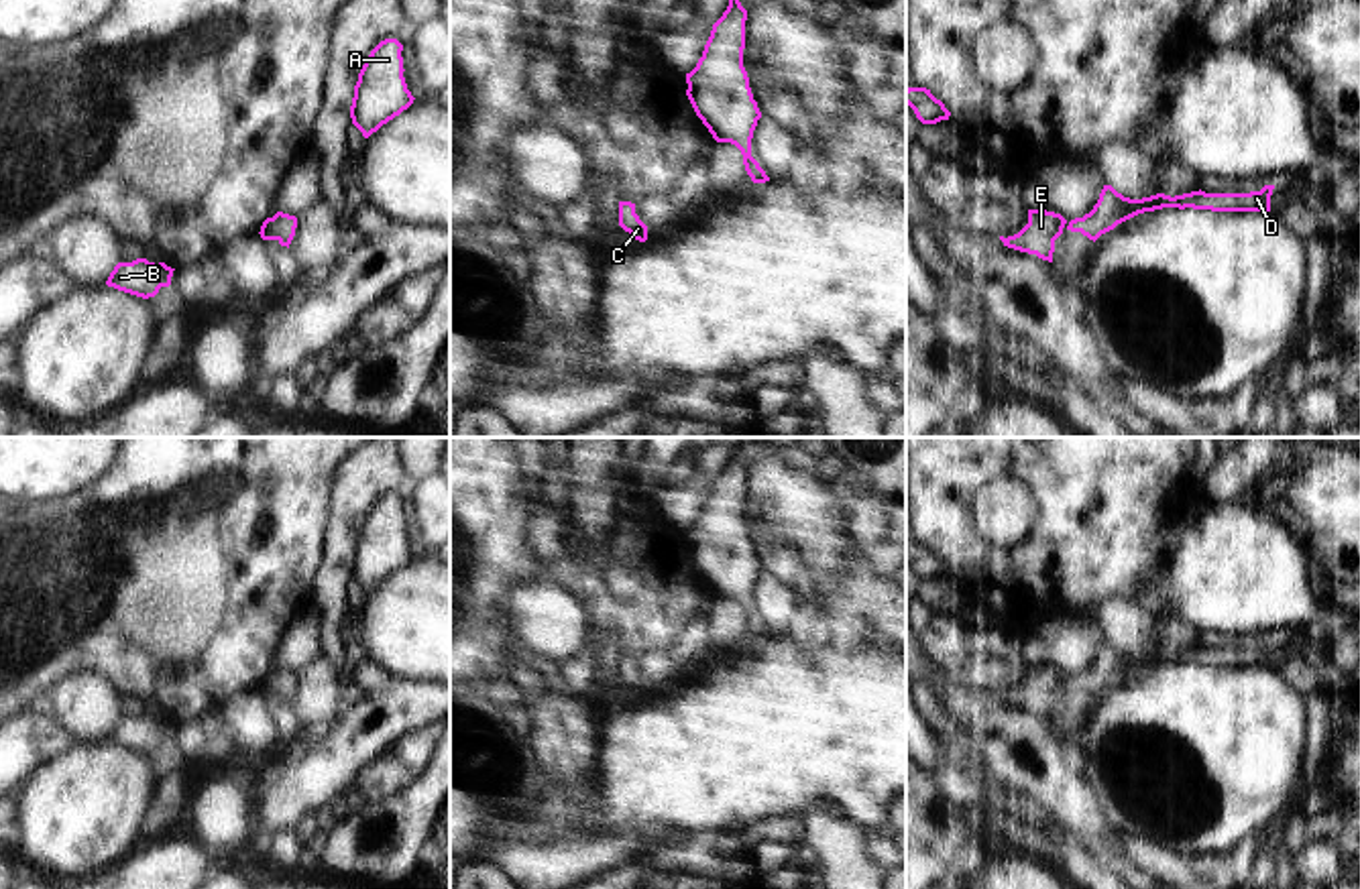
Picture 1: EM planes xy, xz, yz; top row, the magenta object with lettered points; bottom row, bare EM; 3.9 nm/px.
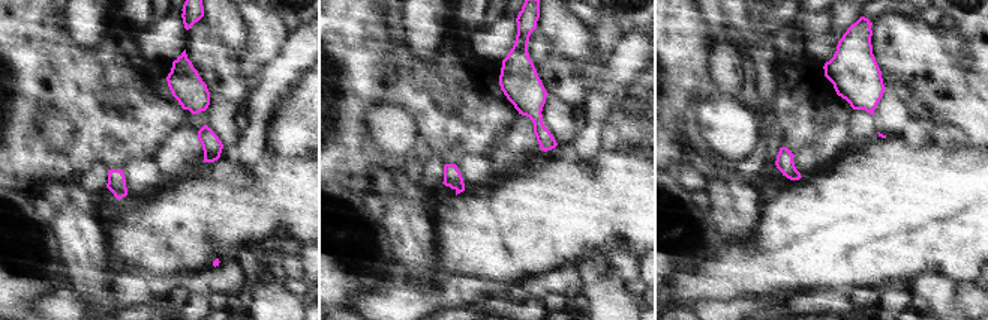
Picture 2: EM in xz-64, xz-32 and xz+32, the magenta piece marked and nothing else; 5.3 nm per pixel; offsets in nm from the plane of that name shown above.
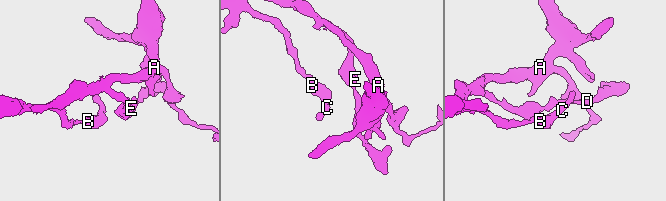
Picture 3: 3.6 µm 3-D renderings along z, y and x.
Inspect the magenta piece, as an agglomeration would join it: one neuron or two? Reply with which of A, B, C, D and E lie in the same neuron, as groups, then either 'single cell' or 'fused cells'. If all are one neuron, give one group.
A B C D E; single cell

